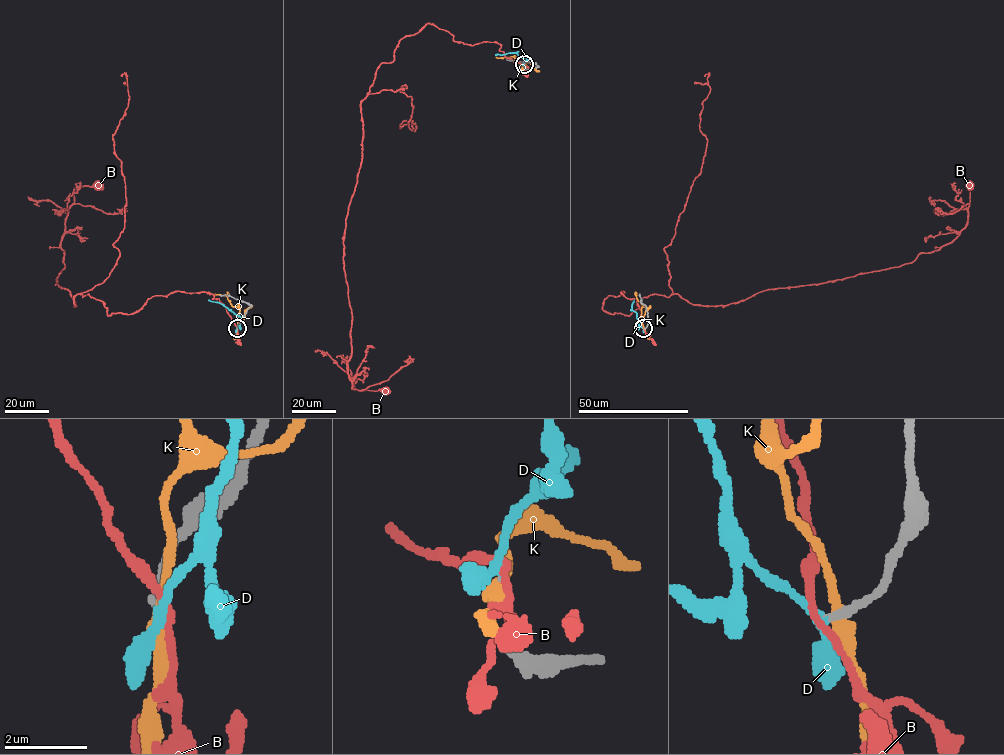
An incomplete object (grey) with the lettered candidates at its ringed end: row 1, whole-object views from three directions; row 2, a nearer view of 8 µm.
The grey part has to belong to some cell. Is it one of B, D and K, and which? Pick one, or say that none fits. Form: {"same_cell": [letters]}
{"same_cell": ["D"]}

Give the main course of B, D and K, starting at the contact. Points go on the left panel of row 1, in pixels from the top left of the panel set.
B: (237, 329), (207, 292), (130, 314), (88, 294), (75, 305), (56, 283), (61, 237), (73, 189), (98, 186)
D: (237, 328), (240, 317), (218, 302), (208, 300)
K: (237, 328), (239, 309), (232, 306), (226, 296), (209, 292)

